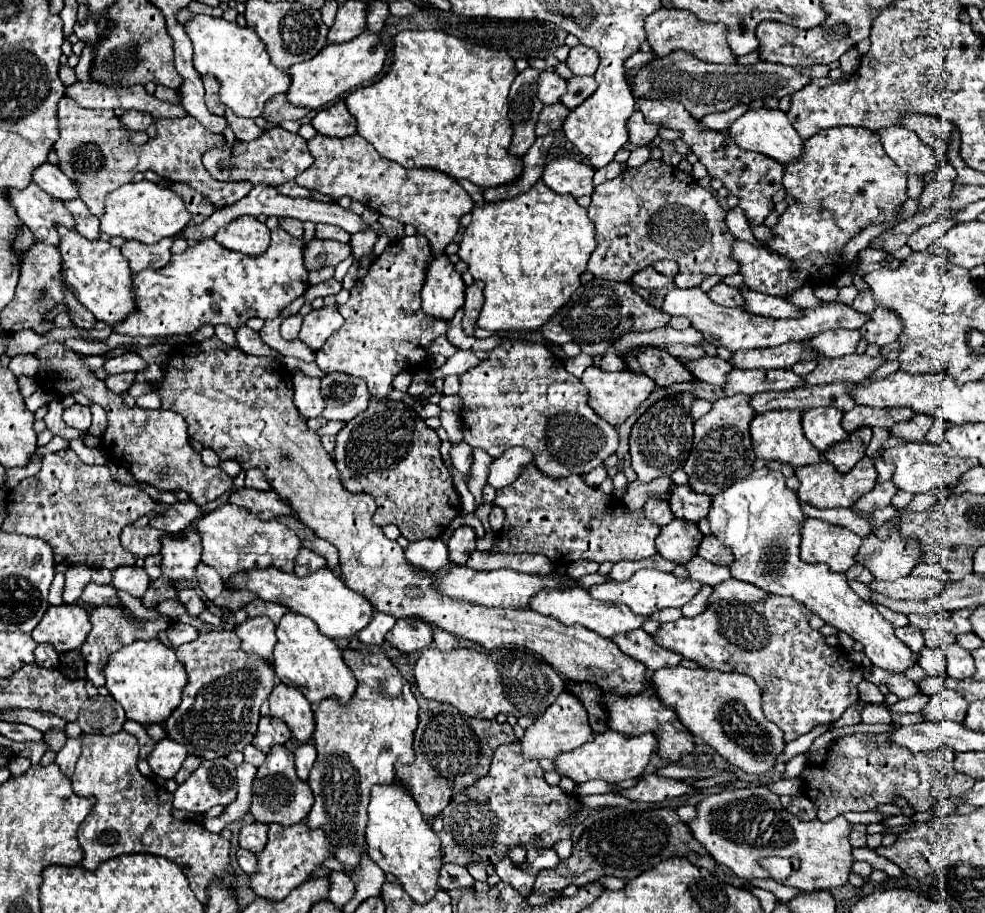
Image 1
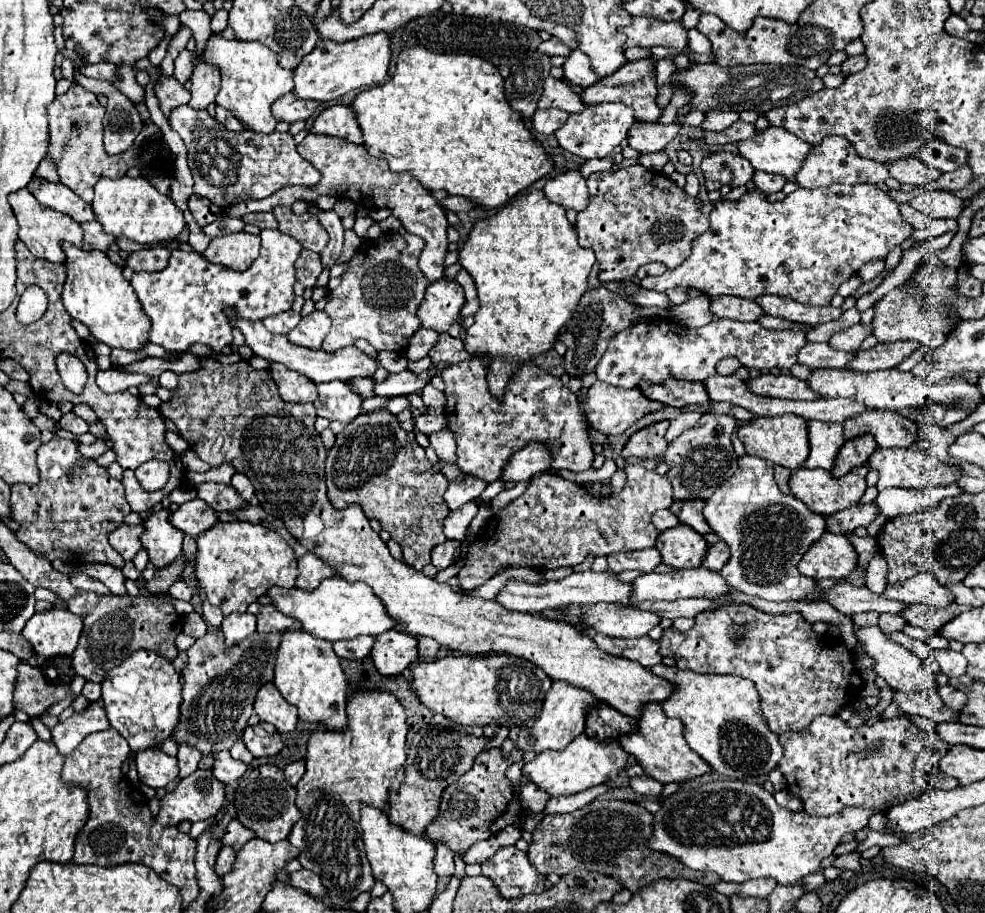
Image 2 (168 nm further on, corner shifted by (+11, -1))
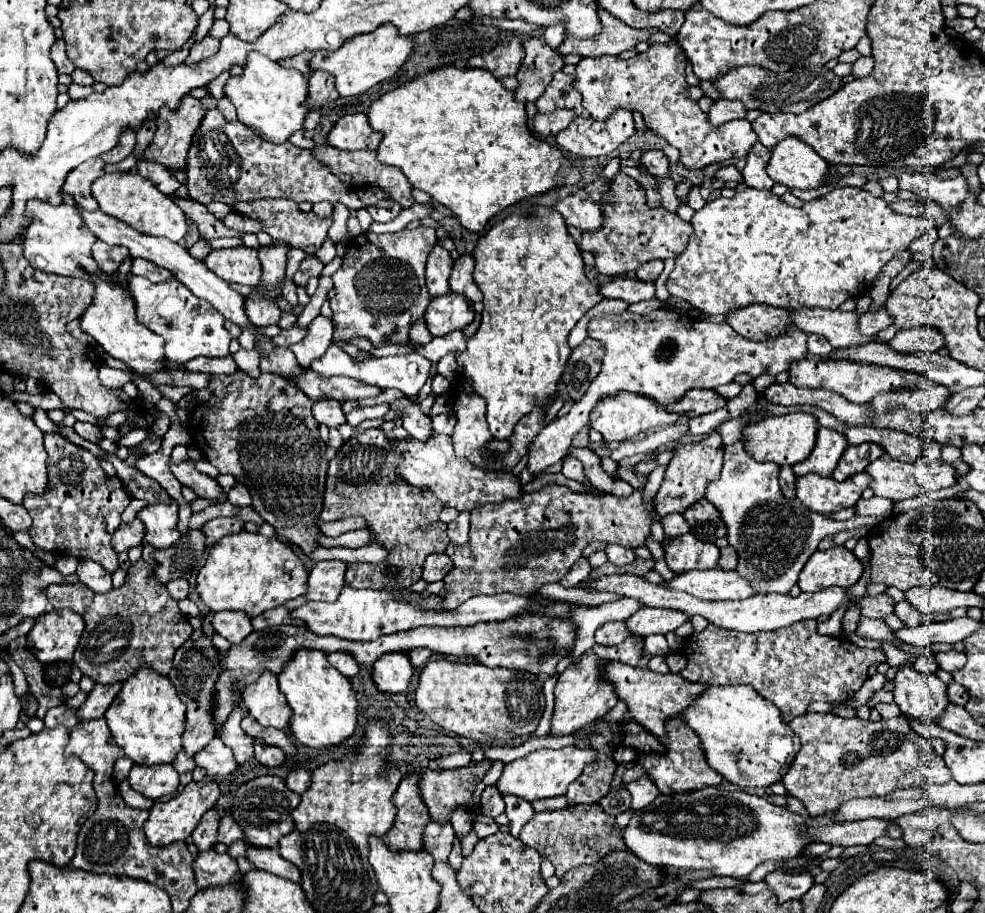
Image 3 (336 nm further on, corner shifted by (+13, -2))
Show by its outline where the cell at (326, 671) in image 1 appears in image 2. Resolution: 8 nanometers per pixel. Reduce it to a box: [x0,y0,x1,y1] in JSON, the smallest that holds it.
[275,630,349,730]

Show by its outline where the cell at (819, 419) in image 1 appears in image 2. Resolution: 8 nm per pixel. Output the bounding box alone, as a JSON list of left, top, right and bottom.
[805,420,845,470]

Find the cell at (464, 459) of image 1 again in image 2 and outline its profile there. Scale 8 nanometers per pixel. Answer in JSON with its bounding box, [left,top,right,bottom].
[429,430,455,464]

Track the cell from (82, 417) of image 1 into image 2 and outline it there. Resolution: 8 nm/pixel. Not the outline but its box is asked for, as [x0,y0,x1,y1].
[61,412,89,436]

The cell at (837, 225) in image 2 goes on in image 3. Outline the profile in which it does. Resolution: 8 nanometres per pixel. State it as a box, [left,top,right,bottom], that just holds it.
[667,187,929,315]

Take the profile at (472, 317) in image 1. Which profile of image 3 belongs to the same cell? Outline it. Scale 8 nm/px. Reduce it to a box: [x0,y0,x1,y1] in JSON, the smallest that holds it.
[449,253,483,303]

